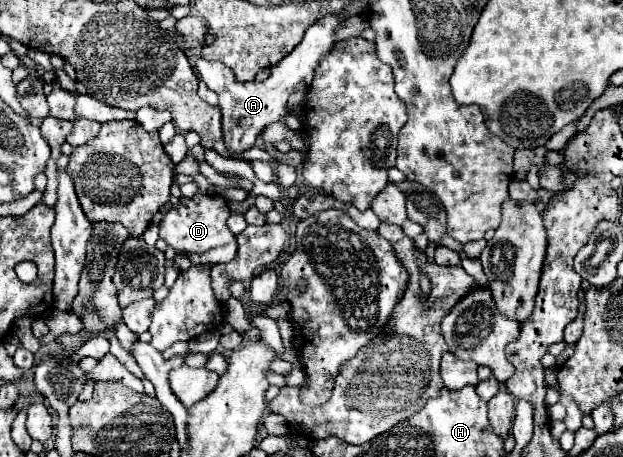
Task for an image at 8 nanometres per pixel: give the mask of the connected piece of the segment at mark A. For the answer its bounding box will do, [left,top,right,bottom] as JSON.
[196,16,346,154]

